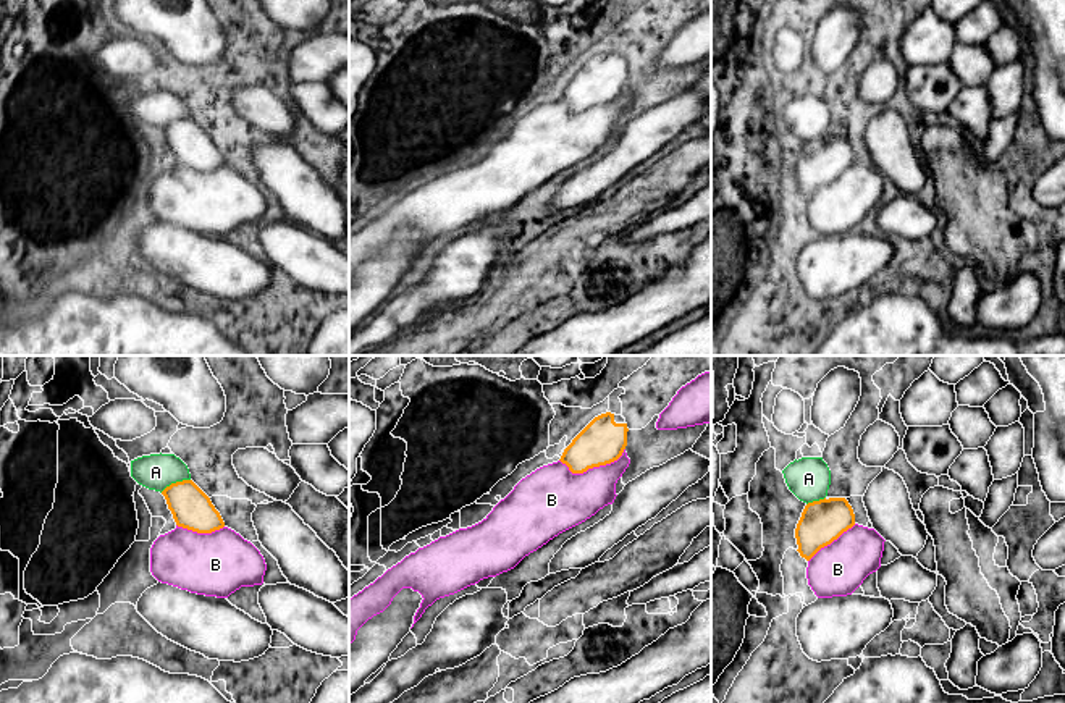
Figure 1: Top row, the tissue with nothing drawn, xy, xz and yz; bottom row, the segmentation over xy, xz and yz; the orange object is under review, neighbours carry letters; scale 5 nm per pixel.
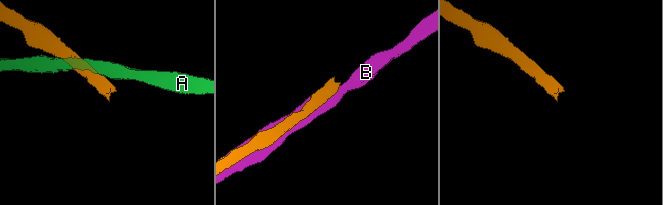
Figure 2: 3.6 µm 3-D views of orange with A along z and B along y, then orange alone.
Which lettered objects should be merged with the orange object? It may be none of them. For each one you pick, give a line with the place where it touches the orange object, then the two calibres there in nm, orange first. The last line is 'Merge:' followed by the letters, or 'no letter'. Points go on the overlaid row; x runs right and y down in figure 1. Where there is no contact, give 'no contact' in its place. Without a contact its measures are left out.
Merge: no letter

